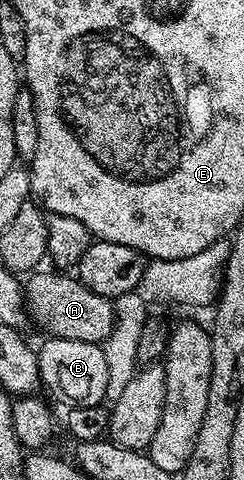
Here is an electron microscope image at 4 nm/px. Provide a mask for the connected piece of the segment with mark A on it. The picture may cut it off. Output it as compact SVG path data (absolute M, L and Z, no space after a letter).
M49 270L31 273L26 280L26 306L33 318L48 330L51 337L88 343L103 343L115 323L115 305L111 299L91 292L70 274Z

